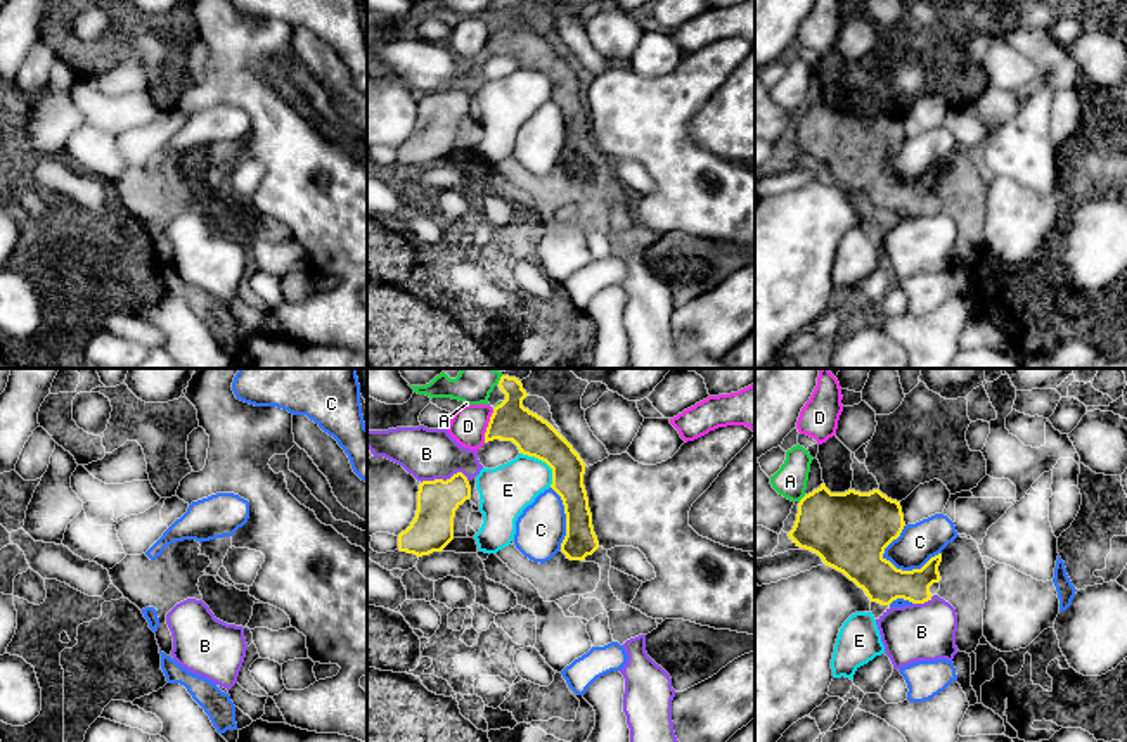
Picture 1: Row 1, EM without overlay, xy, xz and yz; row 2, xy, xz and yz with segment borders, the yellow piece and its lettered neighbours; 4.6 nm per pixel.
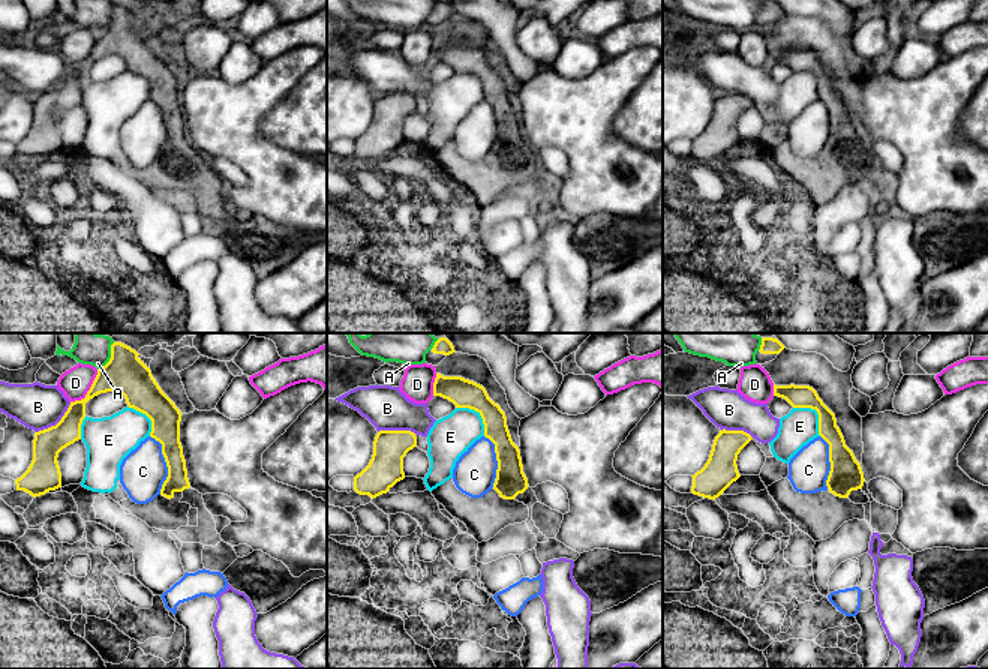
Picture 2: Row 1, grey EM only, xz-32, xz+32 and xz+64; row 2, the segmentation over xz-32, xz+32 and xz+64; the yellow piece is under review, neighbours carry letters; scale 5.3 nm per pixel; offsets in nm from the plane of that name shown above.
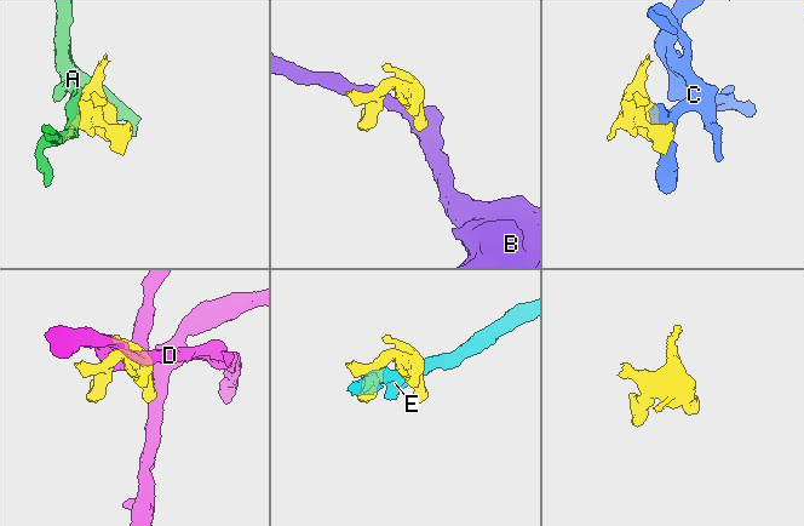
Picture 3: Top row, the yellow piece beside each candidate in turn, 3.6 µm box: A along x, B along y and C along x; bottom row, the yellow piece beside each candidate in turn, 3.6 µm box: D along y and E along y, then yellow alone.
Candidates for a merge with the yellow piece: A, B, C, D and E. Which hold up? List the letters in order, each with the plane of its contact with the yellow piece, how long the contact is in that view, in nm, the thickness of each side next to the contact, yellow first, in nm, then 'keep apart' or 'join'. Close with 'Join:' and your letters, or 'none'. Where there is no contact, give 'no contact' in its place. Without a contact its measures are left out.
A: meets yellow in yz; contact 50 nm long; 360 nm thick on the yellow side, 150 nm on the other; keep apart
B: meets yellow in xz; contact 220 nm long; 200 nm thick on the yellow side, 240 nm on the other; keep apart
C: meets yellow in yz; contact 280 nm long; 200 nm thick on the yellow side, 180 nm on the other; keep apart
D: meets yellow in xz; contact 170 nm long; 190 nm thick on the yellow side, 170 nm on the other; keep apart
E: meets yellow in xz; contact 220 nm long; 190 nm thick on the yellow side, 240 nm on the other; keep apart
Join: none

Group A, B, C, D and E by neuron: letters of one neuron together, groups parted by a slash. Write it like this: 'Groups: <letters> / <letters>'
Groups: A / B / C / D / E

